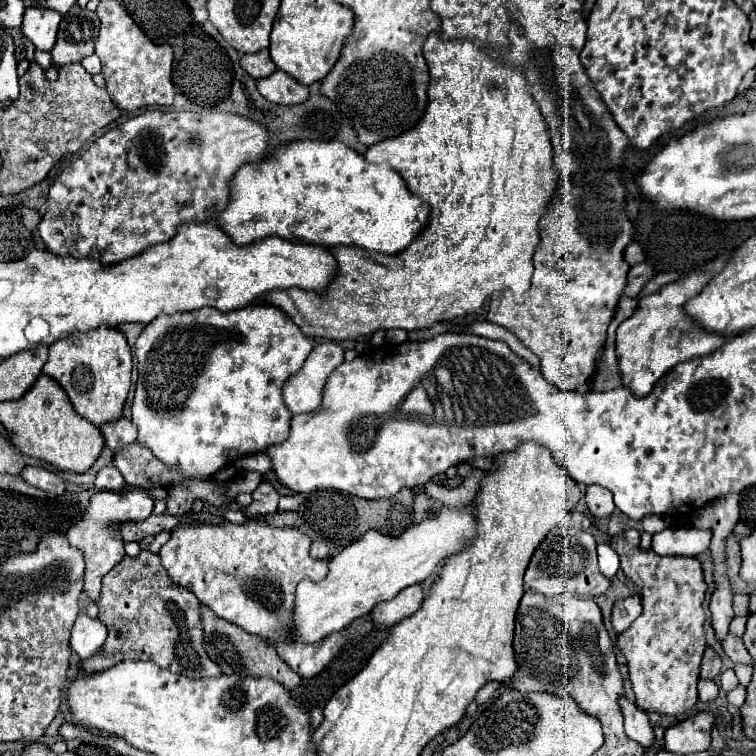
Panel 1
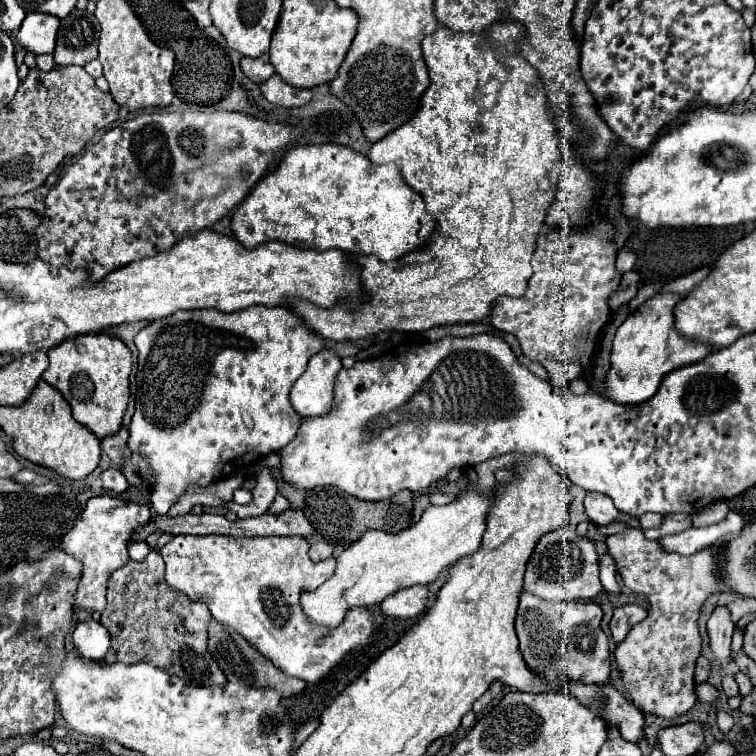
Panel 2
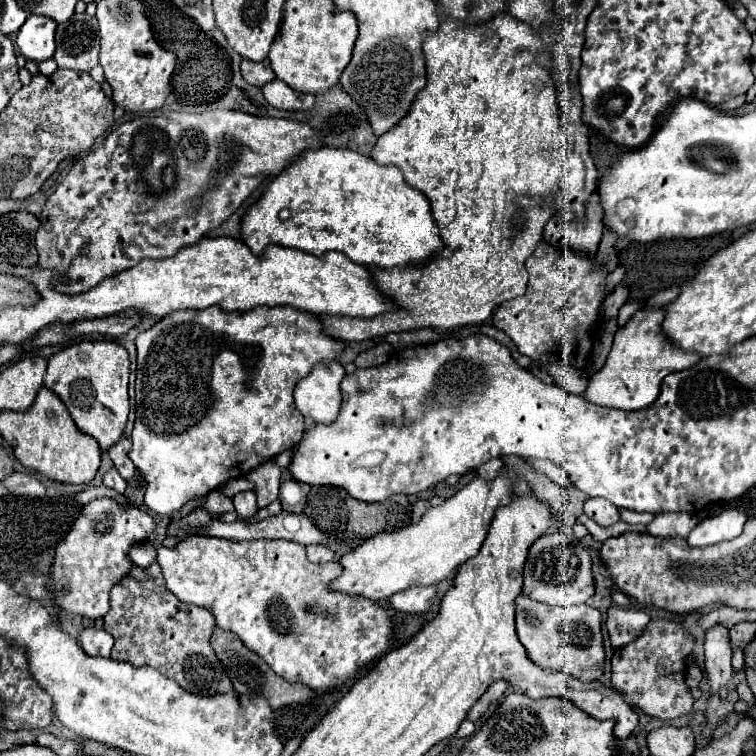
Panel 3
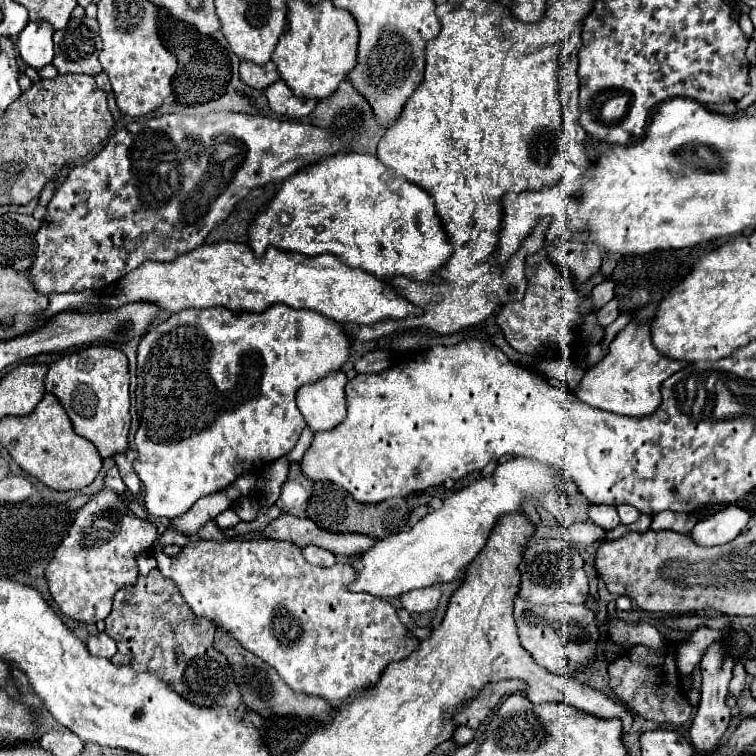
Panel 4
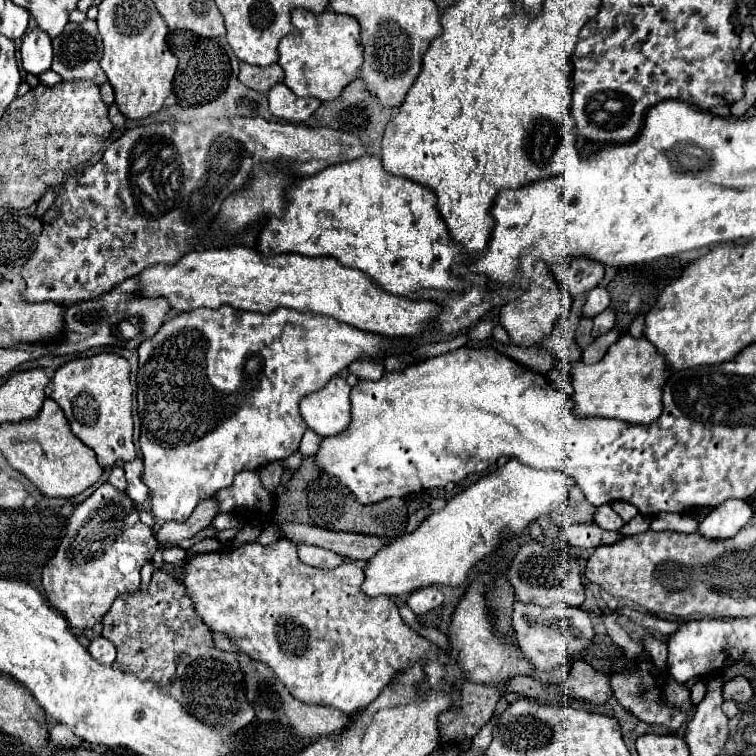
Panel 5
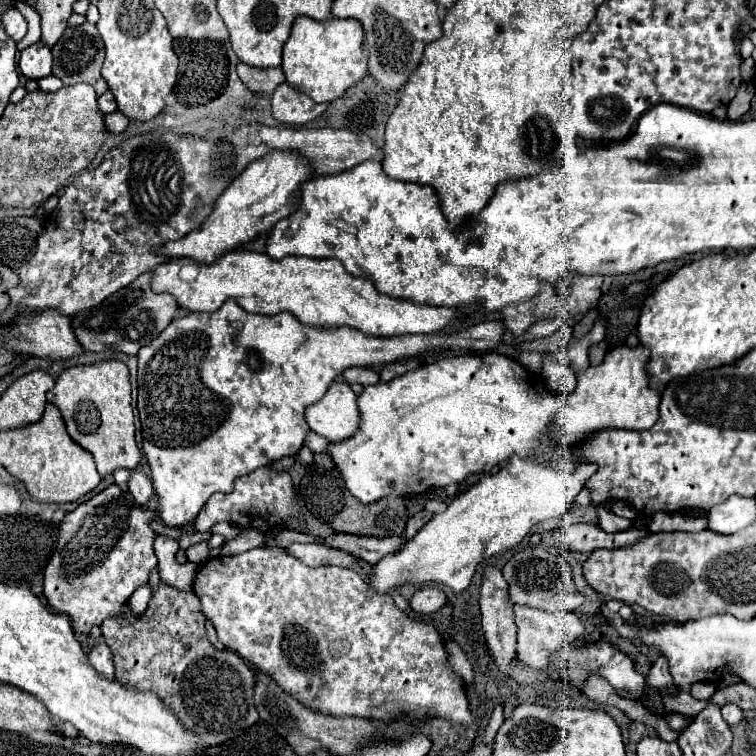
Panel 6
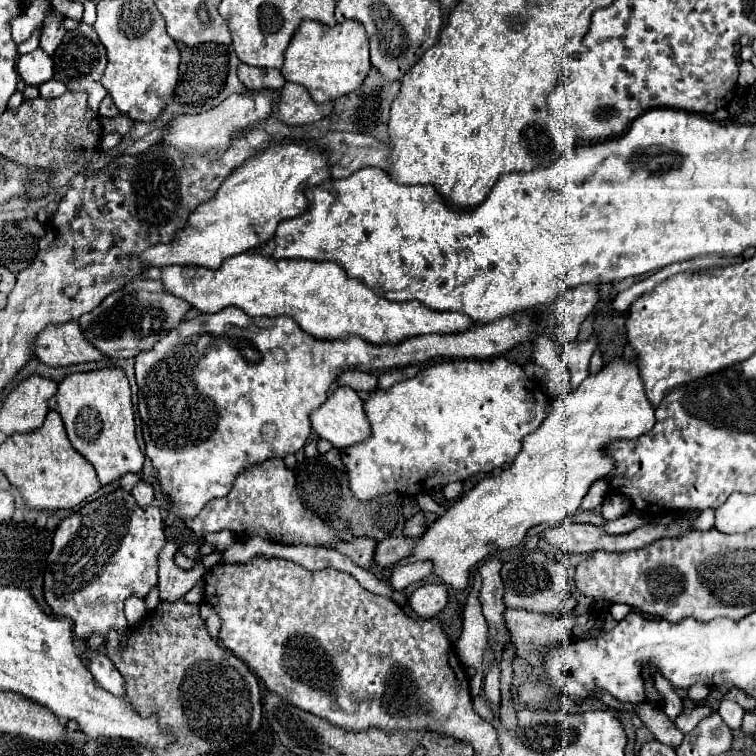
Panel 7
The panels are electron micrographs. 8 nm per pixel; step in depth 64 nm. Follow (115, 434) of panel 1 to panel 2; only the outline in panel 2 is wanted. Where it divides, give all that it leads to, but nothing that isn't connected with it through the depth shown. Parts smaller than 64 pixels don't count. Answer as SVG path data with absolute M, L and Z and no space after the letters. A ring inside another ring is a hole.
M120 428L120 432L116 436L110 436L110 438L104 438L102 440L102 450L110 456L110 460L122 468L122 464L126 462L126 458L130 456L128 452L128 430L126 428Z

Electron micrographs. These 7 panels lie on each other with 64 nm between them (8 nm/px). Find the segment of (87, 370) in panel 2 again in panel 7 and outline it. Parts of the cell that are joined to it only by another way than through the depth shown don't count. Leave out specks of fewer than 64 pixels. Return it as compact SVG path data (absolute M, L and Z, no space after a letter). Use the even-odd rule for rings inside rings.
M120 368L70 374L58 384L58 392L48 404L62 416L70 444L94 466L102 486L118 482L128 472L142 470L144 454L136 440L130 384Z

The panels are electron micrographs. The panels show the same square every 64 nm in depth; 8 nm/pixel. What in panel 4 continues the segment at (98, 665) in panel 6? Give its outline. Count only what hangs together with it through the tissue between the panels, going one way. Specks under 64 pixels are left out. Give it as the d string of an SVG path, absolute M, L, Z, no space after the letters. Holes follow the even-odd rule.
M104 632L102 634L96 634L96 636L90 636L88 642L86 642L86 646L88 646L88 650L94 656L112 658L116 654L116 642L112 638L108 638Z

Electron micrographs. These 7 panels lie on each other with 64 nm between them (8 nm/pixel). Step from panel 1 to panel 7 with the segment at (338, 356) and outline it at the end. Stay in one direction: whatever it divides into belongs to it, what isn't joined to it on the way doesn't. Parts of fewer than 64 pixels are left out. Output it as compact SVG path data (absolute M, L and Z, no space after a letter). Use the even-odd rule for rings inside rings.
M336 388L328 400L312 412L312 428L316 434L346 450L370 438L370 422L364 412L364 402L350 388Z

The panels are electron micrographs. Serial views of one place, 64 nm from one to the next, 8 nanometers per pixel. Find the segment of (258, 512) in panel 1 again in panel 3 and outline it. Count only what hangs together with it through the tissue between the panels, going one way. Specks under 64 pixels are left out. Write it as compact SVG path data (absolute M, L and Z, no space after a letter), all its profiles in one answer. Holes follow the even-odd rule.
M270 460L270 464L260 464L258 470L252 470L248 474L248 478L254 478L256 484L256 500L258 500L258 508L268 506L270 502L274 502L278 498L278 488L280 488L280 466ZM214 490L202 500L202 504L198 508L206 510L212 516L220 516L222 512L234 510L234 505L231 498L224 496L220 490Z

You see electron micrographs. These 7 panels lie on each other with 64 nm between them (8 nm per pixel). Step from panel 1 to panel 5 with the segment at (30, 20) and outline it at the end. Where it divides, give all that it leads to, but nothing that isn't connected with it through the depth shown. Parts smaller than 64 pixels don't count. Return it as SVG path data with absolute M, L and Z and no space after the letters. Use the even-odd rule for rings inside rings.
M40 28L32 30L22 38L20 44L20 56L22 56L22 68L28 74L40 76L42 72L50 70L52 64L52 42L46 32Z

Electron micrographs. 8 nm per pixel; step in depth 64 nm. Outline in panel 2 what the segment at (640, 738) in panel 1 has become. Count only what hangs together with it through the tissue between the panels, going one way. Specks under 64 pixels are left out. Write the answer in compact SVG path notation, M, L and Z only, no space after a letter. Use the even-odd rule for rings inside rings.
M566 682L566 692L572 694L586 710L614 724L624 740L638 742L642 738L642 712L632 702L628 702L616 688L608 684L590 686L582 682Z

